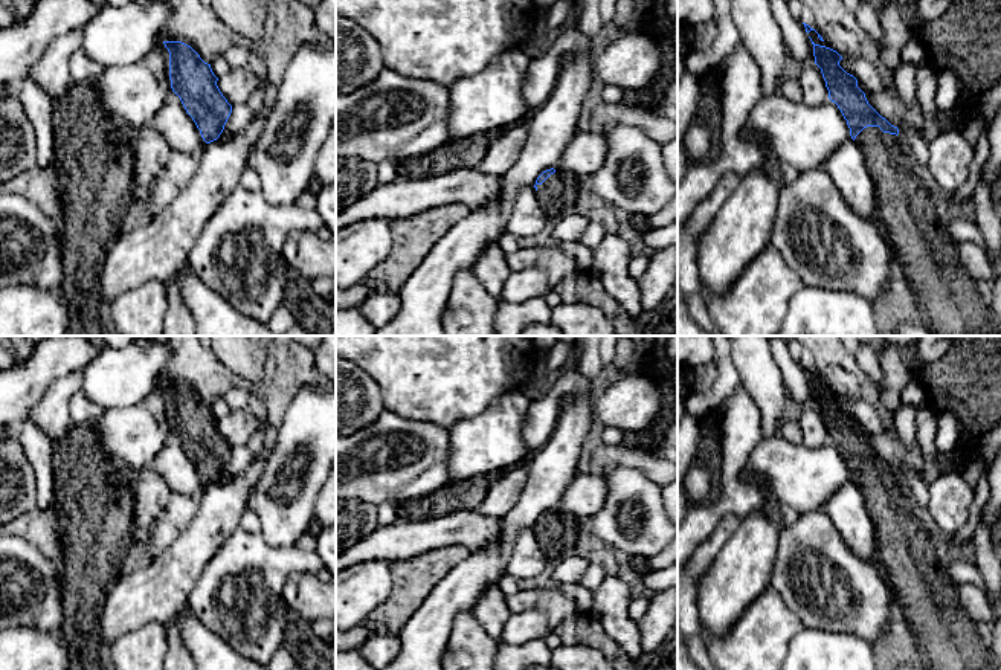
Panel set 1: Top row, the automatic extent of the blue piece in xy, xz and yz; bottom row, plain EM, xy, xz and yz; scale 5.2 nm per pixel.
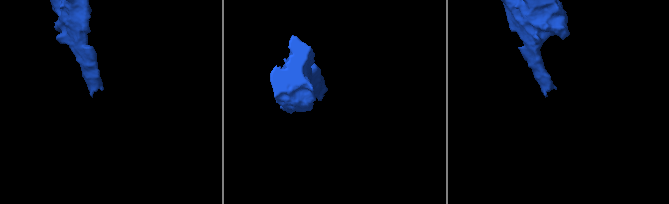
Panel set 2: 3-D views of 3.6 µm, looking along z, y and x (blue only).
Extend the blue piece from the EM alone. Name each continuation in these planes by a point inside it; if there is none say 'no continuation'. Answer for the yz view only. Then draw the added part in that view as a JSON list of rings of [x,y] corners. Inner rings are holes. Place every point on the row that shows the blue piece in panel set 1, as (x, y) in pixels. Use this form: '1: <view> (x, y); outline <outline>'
1: yz (949, 304); outline [[[867,127],[856,136],[876,189],[876,220],[888,235],[934,336],[999,336],[975,281],[946,234],[938,201],[914,172],[896,134]]]

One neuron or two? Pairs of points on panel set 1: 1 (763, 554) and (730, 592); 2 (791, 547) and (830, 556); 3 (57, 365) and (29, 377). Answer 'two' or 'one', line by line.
1: one
2: one
3: one

